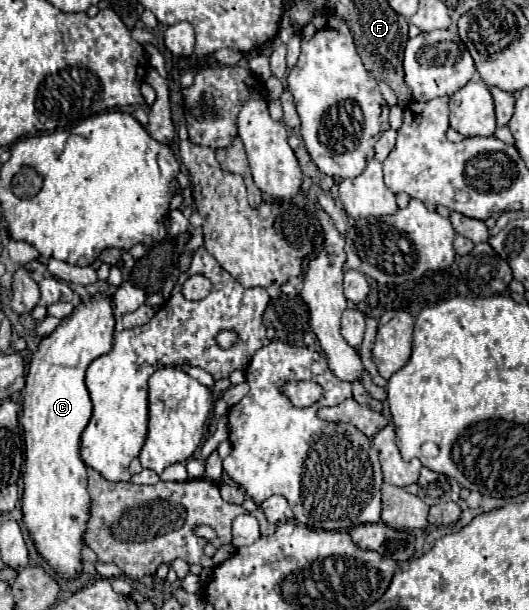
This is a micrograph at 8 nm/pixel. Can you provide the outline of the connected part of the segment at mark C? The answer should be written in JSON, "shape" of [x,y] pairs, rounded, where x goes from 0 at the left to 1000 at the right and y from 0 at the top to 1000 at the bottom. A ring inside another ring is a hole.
{"shape":[[[174,484],[155,490],[140,510],[117,523],[117,530],[87,549],[72,572],[64,575],[49,615],[45,634],[45,667],[42,667],[42,700],[49,726],[49,769],[45,769],[45,811],[42,841],[45,861],[72,900],[72,907],[121,946],[140,946],[151,926],[151,897],[163,854],[170,848],[170,811],[163,805],[163,762],[151,752],[151,716],[174,680],[174,657],[159,631],[163,602],[189,582],[208,579],[216,552],[216,493],[204,484]]]}

